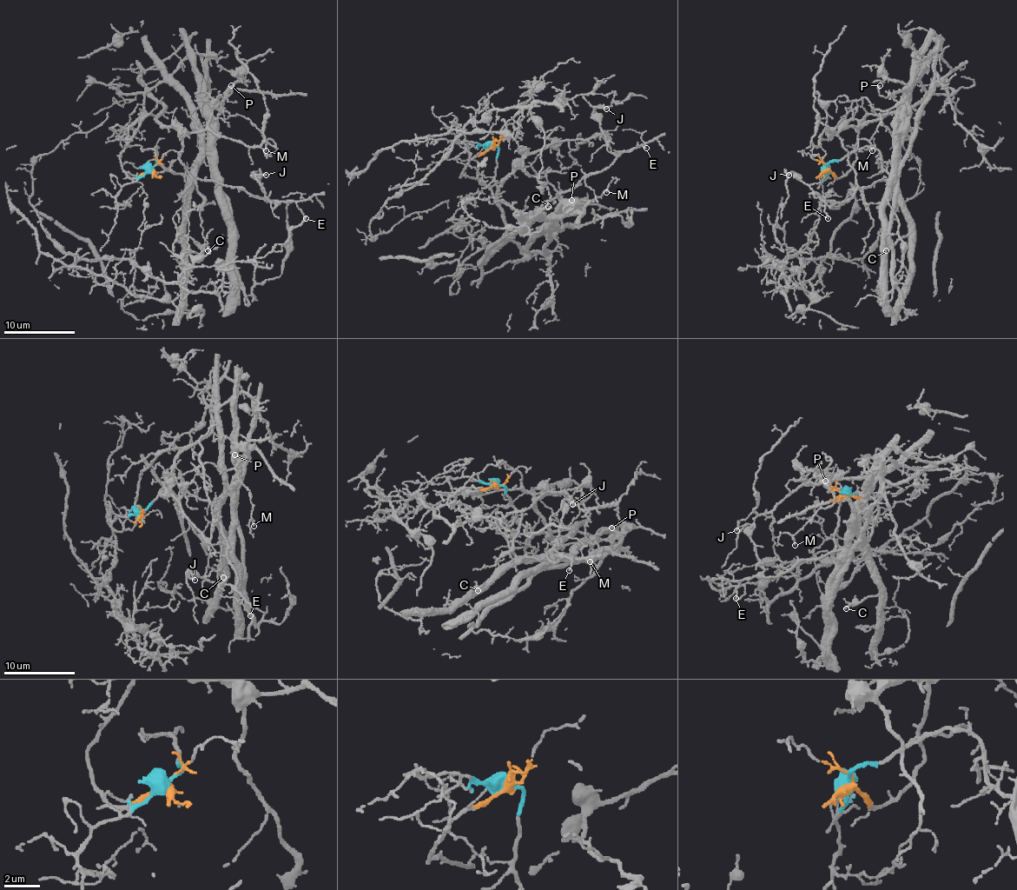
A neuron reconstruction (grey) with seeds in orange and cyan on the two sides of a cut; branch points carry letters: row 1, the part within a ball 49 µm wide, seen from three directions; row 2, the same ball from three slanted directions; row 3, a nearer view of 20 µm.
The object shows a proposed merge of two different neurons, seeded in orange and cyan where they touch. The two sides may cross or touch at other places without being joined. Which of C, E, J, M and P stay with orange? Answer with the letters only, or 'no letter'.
no letter

